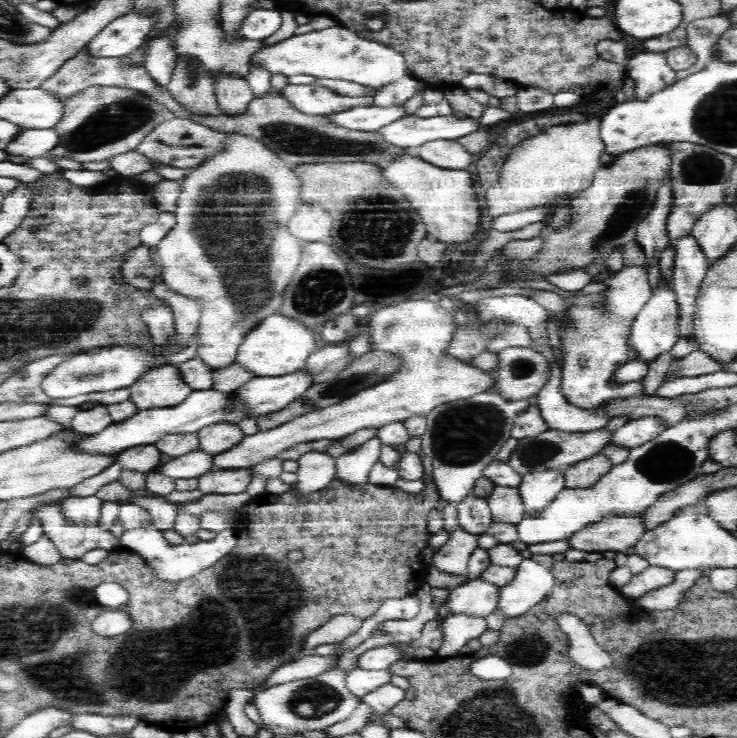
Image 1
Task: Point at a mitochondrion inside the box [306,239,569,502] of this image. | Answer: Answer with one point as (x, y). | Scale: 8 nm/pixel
(460, 434)

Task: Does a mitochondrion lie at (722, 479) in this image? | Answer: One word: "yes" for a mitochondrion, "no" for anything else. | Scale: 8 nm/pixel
no

